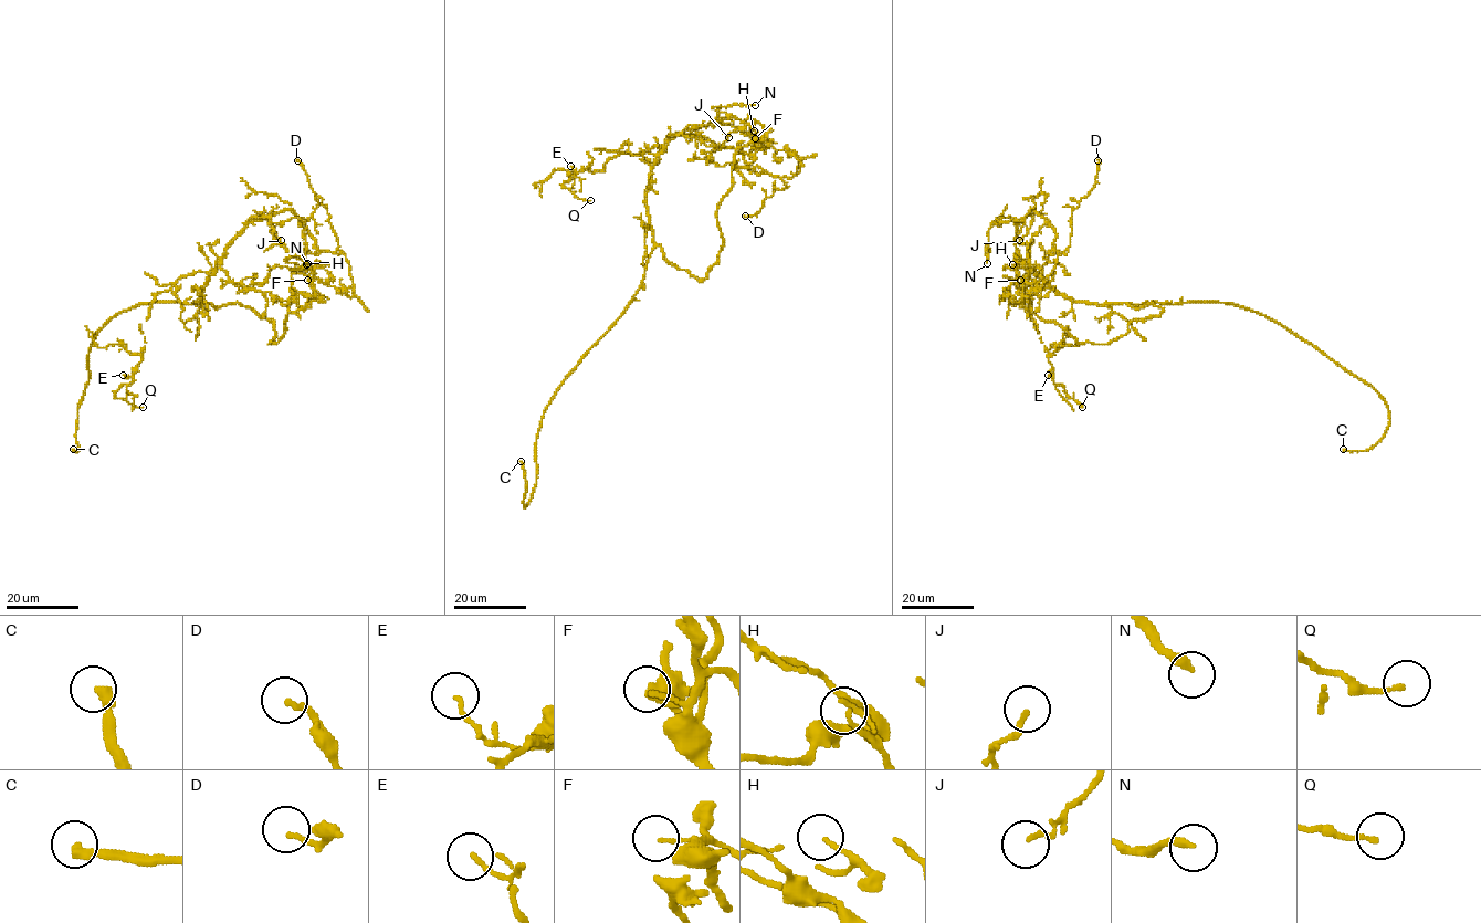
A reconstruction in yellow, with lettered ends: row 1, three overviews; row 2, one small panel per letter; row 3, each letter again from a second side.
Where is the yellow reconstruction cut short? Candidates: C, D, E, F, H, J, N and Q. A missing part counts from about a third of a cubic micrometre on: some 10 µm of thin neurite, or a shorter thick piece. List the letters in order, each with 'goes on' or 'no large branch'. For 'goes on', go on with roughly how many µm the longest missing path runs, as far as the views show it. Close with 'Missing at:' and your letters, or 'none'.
C: goes on; about 15 µm are missing
D: no large branch
E: no large branch
F: no large branch
H: no large branch
J: no large branch
N: no large branch
Q: no large branch
Missing at: C

